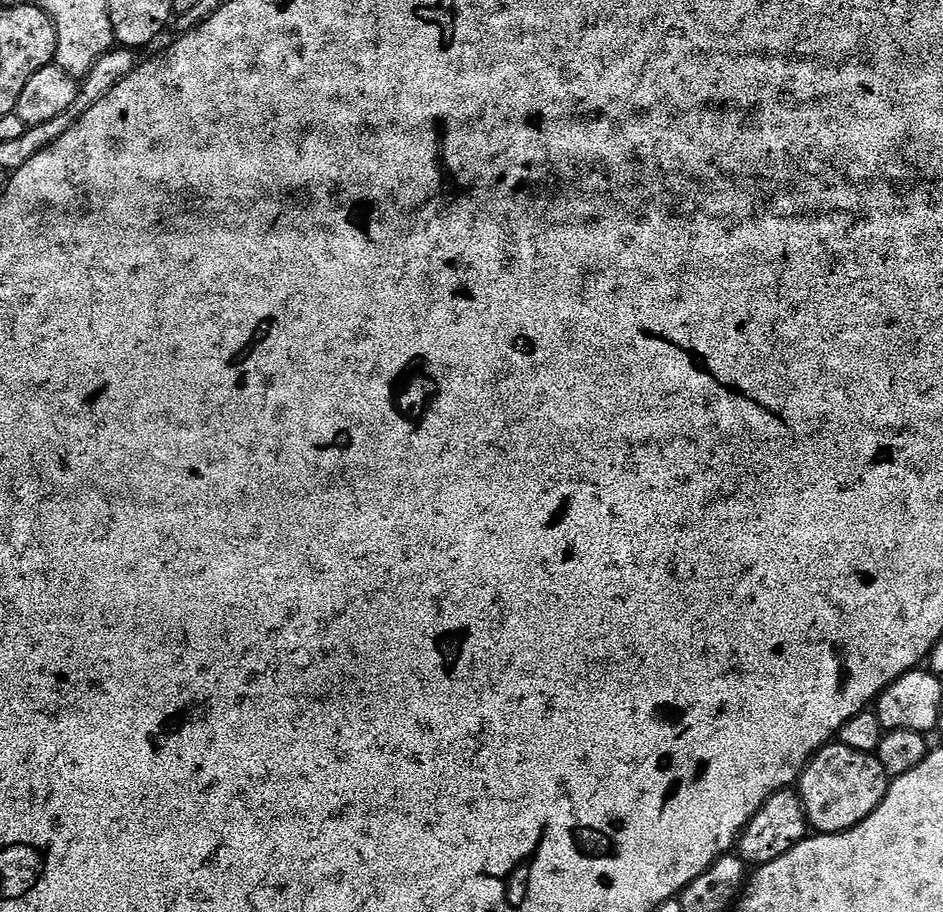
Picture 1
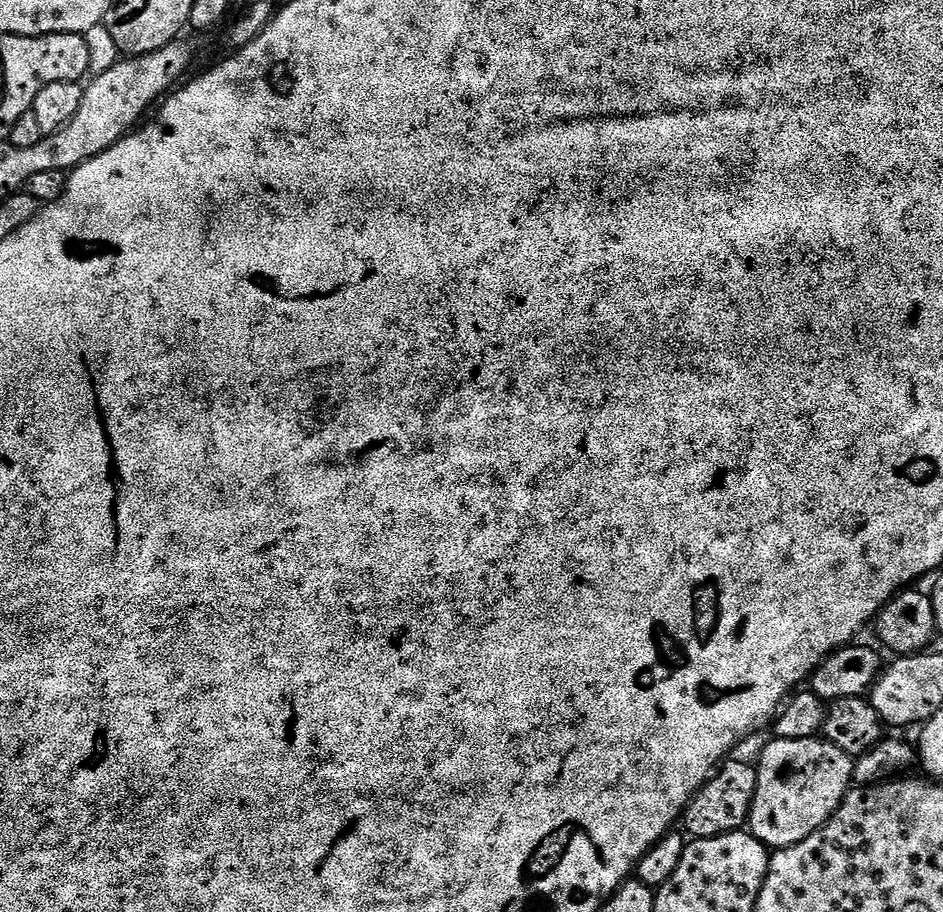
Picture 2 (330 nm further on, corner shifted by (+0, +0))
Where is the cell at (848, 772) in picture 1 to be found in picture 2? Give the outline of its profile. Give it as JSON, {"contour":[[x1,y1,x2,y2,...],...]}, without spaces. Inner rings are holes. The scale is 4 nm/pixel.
{"contour":[[772,738,772,741,761,750,760,760,758,759,756,764,758,790,754,794,747,827,753,836,759,838,772,850,789,848,802,842,802,838,810,838,810,834,814,834,814,830,818,830,836,813,849,788,853,787,853,767,853,757,838,750,838,746,834,746,829,740,823,738,794,738,793,740]]}

